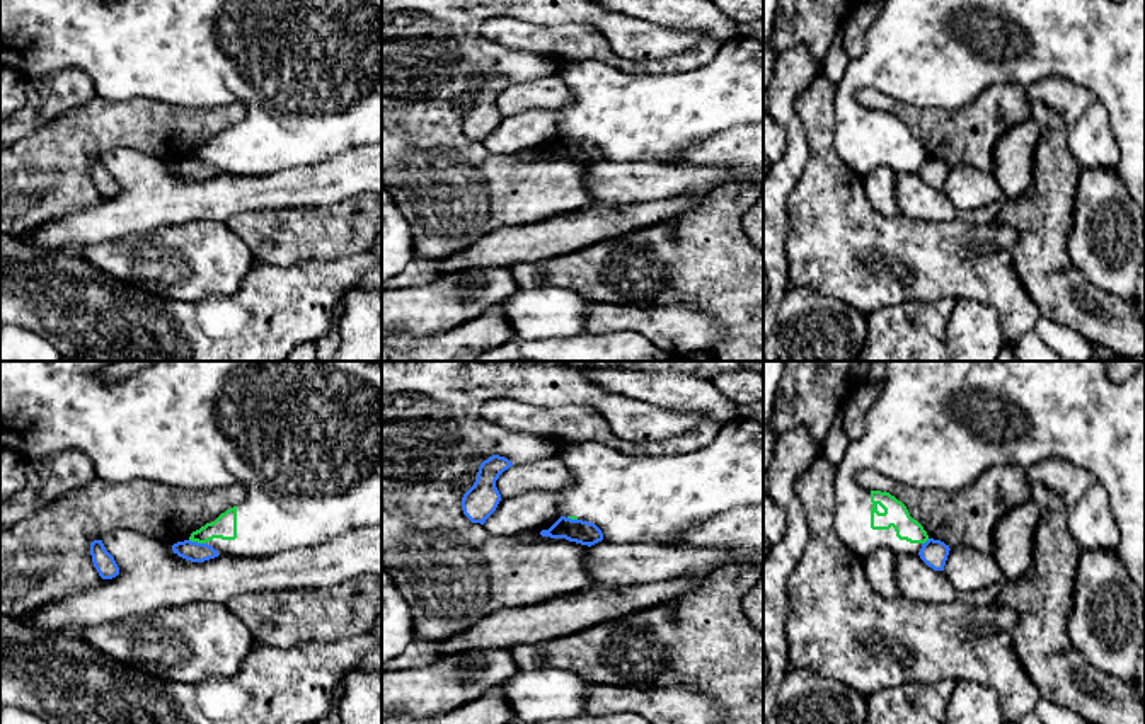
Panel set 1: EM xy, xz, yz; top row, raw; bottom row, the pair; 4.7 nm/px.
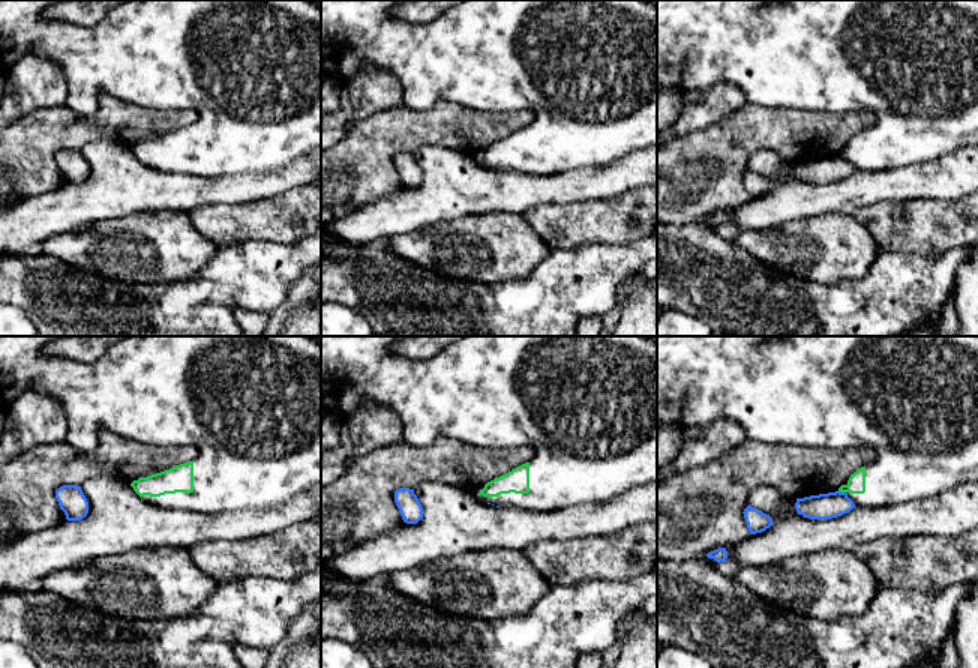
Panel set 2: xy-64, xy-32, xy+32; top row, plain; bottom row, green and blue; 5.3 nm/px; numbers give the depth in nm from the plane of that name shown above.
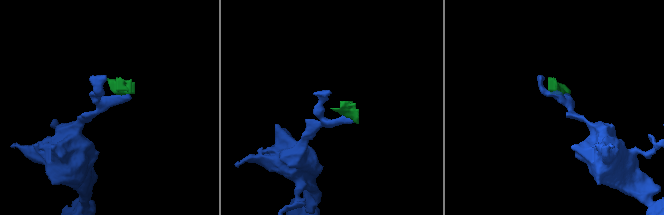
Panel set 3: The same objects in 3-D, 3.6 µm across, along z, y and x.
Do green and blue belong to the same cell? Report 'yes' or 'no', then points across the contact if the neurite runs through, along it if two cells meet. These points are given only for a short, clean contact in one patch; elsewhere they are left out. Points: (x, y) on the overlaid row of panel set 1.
no; border along xy (189, 539), (205, 544)

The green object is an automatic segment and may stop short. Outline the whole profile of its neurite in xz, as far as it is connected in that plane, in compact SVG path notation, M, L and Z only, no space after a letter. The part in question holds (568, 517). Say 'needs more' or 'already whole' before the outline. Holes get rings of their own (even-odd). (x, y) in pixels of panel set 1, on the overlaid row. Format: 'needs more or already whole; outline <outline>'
needs more; outline M734 419L728 421L721 426L717 436L705 445L704 448L697 448L693 451L683 455L625 455L615 448L600 445L596 441L574 441L559 446L559 458L564 462L566 468L574 477L574 484L559 491L557 496L562 501L562 516L571 520L583 520L595 523L601 533L603 540L615 543L668 543L680 535L682 532L717 516L724 511L739 508L739 506L760 506L763 504L763 422L758 419Z

